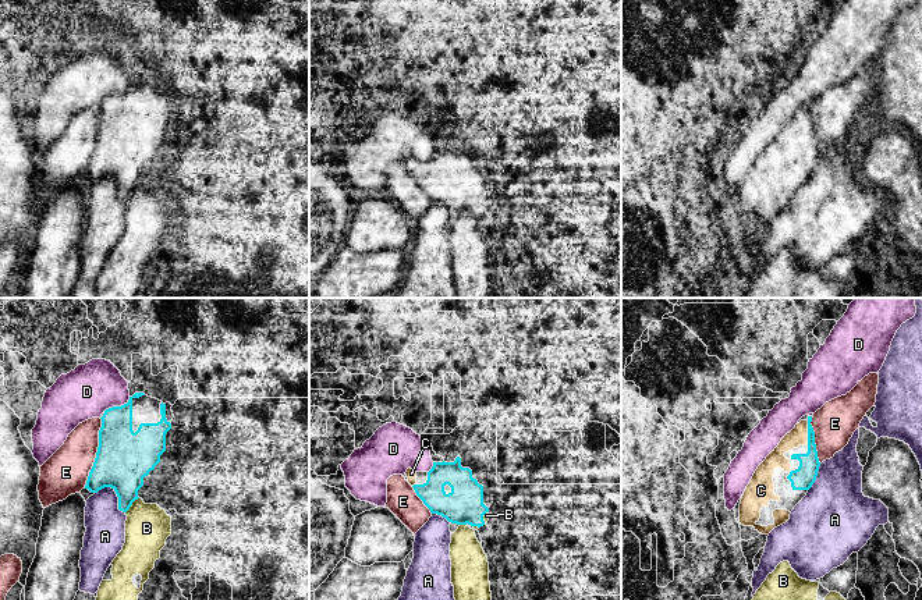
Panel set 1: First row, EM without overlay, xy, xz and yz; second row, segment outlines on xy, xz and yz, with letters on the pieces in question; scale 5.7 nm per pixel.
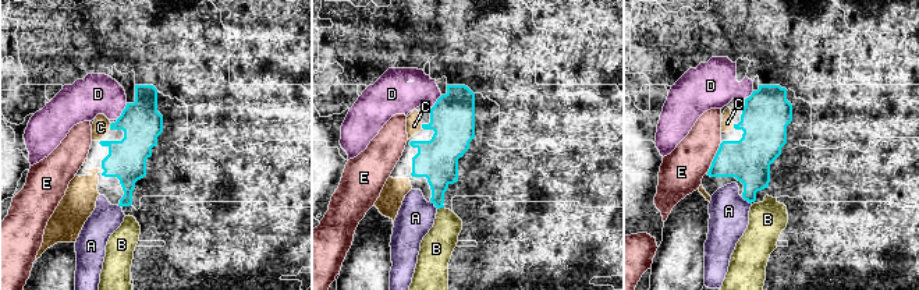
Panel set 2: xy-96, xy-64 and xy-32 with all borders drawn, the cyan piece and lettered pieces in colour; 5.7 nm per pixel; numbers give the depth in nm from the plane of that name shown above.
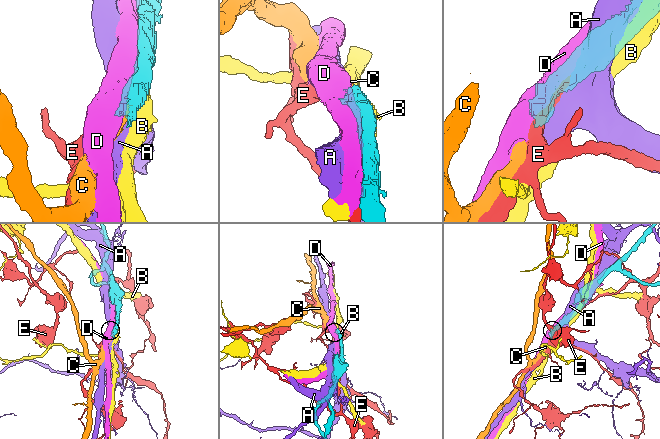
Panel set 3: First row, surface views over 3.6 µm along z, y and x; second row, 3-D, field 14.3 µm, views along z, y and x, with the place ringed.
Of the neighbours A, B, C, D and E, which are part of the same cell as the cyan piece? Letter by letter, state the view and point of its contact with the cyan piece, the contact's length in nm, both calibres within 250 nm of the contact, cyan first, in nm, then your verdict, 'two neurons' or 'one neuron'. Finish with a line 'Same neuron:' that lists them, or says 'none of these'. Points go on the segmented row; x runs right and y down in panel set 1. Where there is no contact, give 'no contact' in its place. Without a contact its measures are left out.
A: meets cyan in xy at (116, 493); contact 220 nm long; 320 nm thick on the cyan side, 220 nm on the other; two neurons
B: meets cyan in xy at (131, 504); contact 120 nm long; 320 nm thick on the cyan side, 260 nm on the other; two neurons
C: meets cyan in yz at (808, 433); contact 140 nm long; 120 nm thick on the cyan side, 110 nm on the other; one neuron
D: meets cyan in xy at (117, 407); contact 180 nm long; 260 nm thick on the cyan side, 300 nm on the other; two neurons
E: meets cyan in xy at (96, 453); contact 420 nm long; 320 nm thick on the cyan side, 260 nm on the other; two neurons
Same neuron: C

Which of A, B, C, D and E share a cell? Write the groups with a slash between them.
A / B / C / D / E

